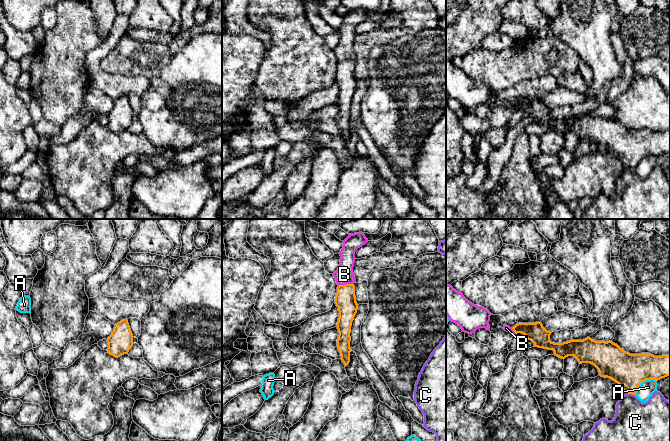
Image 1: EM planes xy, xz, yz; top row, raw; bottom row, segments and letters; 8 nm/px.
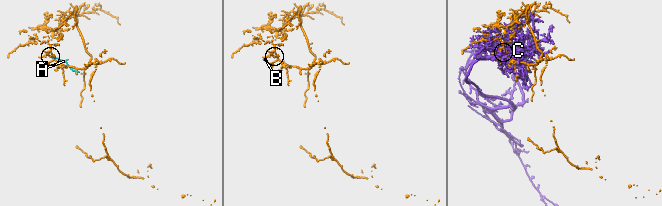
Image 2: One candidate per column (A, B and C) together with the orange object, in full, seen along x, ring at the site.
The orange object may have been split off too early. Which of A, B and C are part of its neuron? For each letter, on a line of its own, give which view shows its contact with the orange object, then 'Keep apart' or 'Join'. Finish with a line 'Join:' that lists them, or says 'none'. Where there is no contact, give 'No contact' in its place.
A: Touches orange in yz. Keep apart
B: Touches orange in xz. Join
C: Touches orange in yz. Keep apart
Join: B

